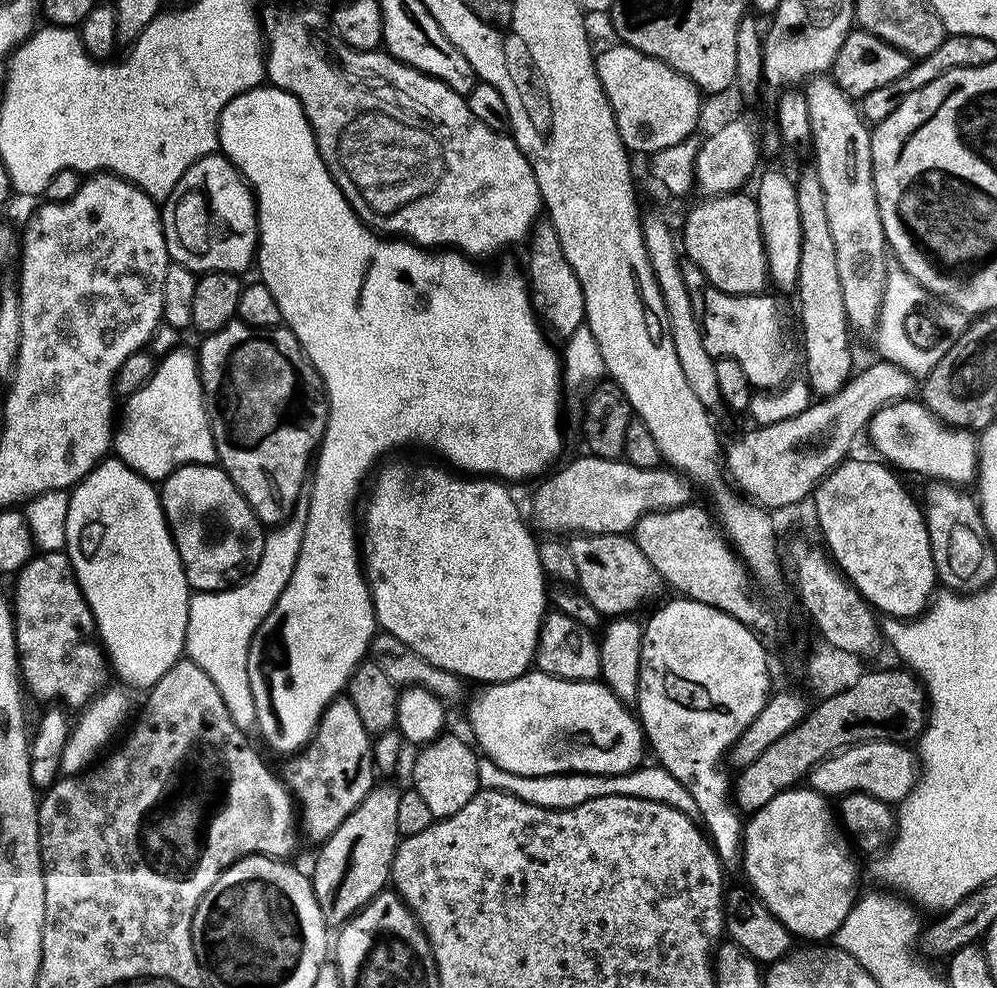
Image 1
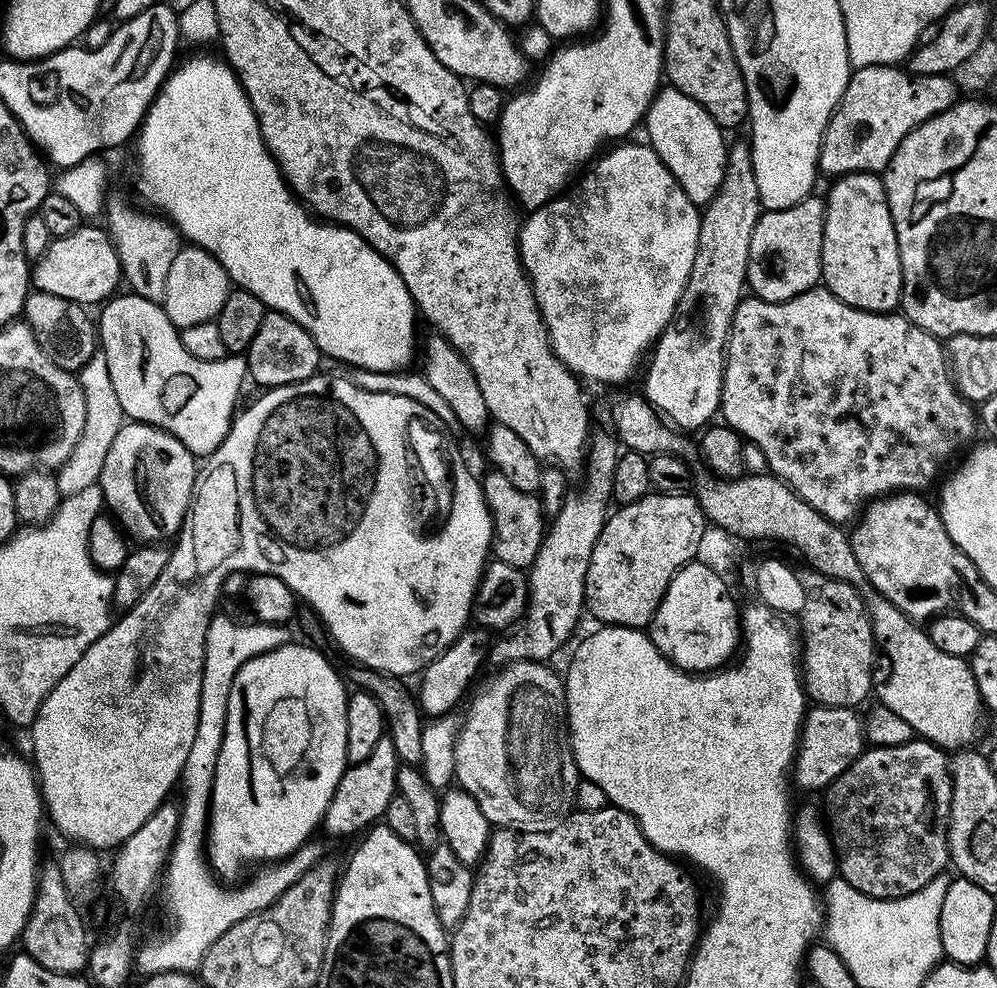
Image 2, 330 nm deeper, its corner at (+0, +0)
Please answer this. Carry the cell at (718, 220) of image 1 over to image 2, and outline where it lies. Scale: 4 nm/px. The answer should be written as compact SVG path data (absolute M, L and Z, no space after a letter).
M810 195L801 204L782 210L765 211L758 218L750 238L746 281L755 299L777 304L800 296L821 283L824 200L818 196Z

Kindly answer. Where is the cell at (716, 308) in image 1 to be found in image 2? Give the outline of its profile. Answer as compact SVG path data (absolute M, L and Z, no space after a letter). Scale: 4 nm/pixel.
M823 286L811 288L800 296L777 304L755 298L741 299L740 305L734 310L732 329L728 335L719 415L723 423L734 429L751 447L753 444L754 447L760 448L765 462L768 463L767 471L771 475L777 476L779 480L783 480L792 487L805 502L814 506L814 510L818 510L818 514L822 514L830 523L841 526L851 525L869 502L881 496L893 492L920 494L925 491L923 488L930 487L932 483L935 485L941 475L940 467L948 463L951 465L977 439L976 428L978 432L977 409L973 401L966 399L957 390L945 345L937 337L919 328L913 320L903 314L867 312L849 304L843 304L829 288Z

